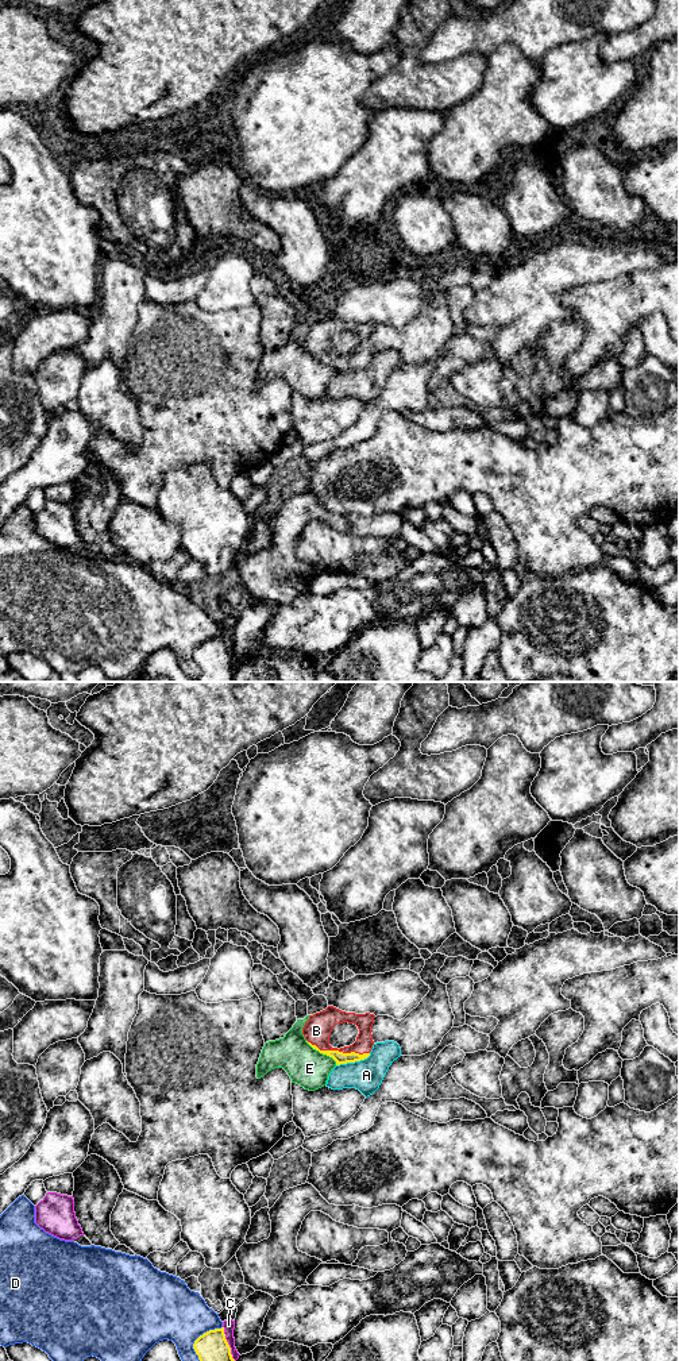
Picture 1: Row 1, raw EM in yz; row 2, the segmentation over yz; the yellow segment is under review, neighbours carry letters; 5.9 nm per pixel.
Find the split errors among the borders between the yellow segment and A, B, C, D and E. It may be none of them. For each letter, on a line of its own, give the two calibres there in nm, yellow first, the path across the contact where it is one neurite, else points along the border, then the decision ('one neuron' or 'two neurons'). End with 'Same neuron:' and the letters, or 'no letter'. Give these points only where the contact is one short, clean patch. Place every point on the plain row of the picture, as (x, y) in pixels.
A: 70/190 nm | two neurons
B: 70/160 nm | one neuron
C: 200/70 nm | two neurons
D: 200/360 nm | two neurons
E: 70/240 nm | two neurons
Same neuron: B

